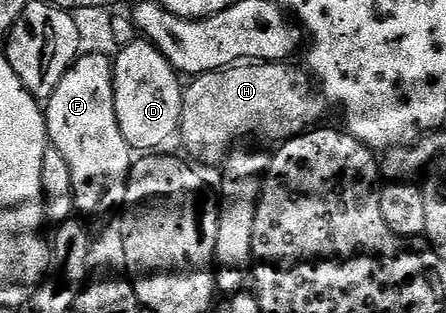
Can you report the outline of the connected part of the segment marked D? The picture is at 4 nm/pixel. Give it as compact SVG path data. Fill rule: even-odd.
M136 40L129 45L122 47L118 51L119 55L114 55L113 65L113 92L115 93L115 103L117 104L117 124L121 124L121 136L136 151L151 152L162 142L167 142L170 138L176 137L183 111L184 87L179 86L180 75L169 64L169 60L158 50L152 42L146 40Z

